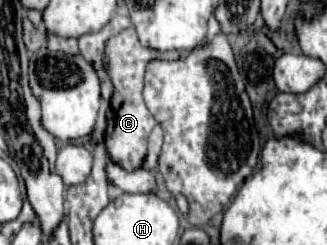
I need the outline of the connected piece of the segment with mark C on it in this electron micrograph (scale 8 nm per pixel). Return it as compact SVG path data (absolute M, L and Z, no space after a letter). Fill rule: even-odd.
M134 26L122 30L120 34L112 36L106 42L104 48L104 68L108 70L112 84L114 84L114 94L110 100L110 112L108 112L108 128L106 128L106 152L112 162L122 166L126 172L138 170L146 158L146 140L152 128L156 126L156 120L152 118L150 110L144 106L142 98L142 88L144 88L144 70L150 60L176 60L180 58L178 50L170 52L160 52L160 50L150 50L138 42Z

